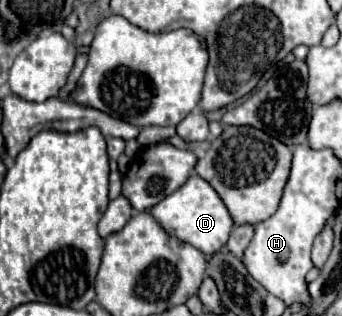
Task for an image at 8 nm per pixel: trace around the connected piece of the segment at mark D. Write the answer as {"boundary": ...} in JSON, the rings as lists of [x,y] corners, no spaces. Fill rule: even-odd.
{"boundary":[[[192,174],[186,184],[164,198],[160,204],[156,204],[150,214],[160,222],[160,226],[178,240],[202,250],[204,254],[216,254],[220,248],[228,242],[228,236],[232,232],[232,216],[228,214],[228,208],[224,206],[222,198],[216,194],[216,190],[204,182],[198,174]]]}

